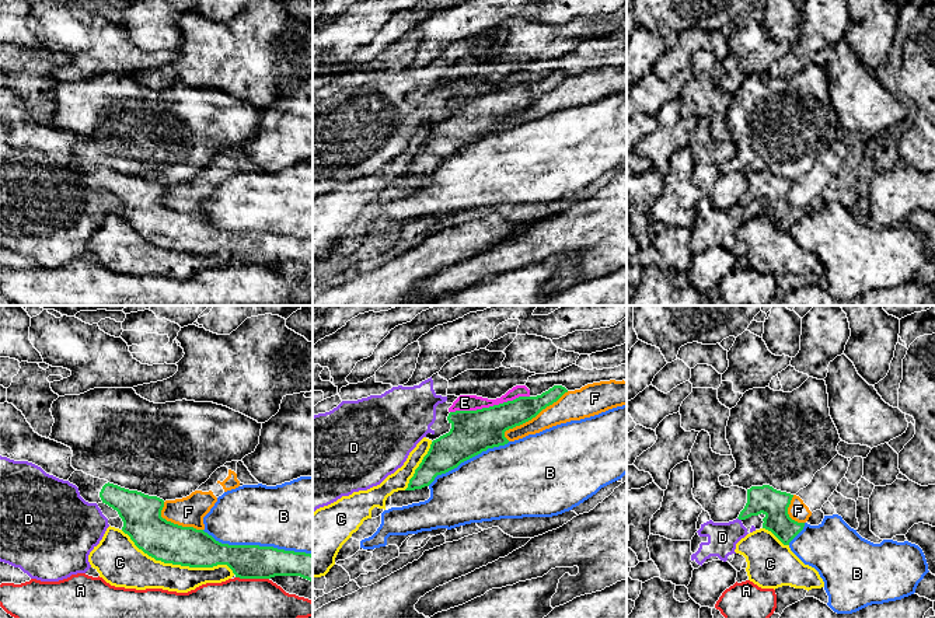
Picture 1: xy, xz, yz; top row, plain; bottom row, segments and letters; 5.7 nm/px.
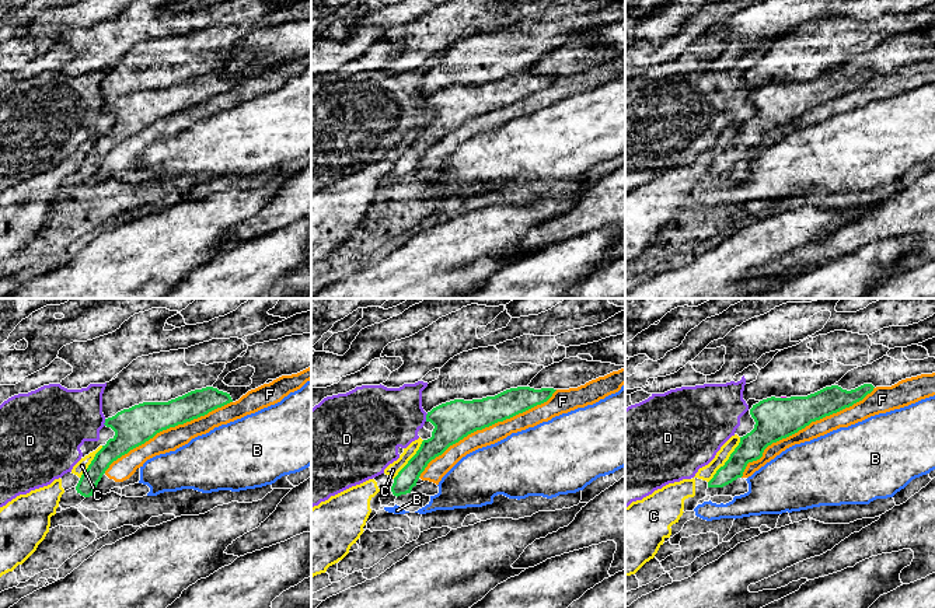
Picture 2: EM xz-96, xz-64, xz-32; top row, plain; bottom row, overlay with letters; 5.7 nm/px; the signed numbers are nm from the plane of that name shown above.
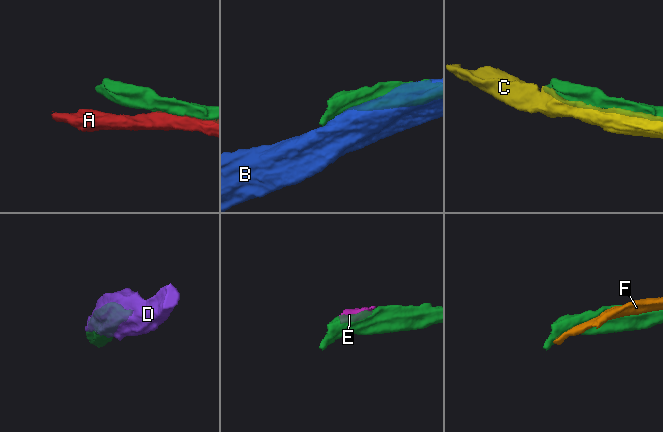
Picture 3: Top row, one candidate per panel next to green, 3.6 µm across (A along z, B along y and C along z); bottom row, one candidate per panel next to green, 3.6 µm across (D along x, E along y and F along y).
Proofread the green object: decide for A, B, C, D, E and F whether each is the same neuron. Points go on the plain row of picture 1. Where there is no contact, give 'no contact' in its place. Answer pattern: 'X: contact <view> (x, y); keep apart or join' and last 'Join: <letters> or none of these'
A: contact xy (253, 264); keep apart
B: contact xy (257, 231); keep apart
C: contact xy (177, 250); keep apart
D: contact yz (739, 205); keep apart
E: contact xz (489, 93); keep apart
F: contact xz (534, 102); keep apart
Join: none of these

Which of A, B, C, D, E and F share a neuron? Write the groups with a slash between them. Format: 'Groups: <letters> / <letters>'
Groups: A / B / C / D E / F

